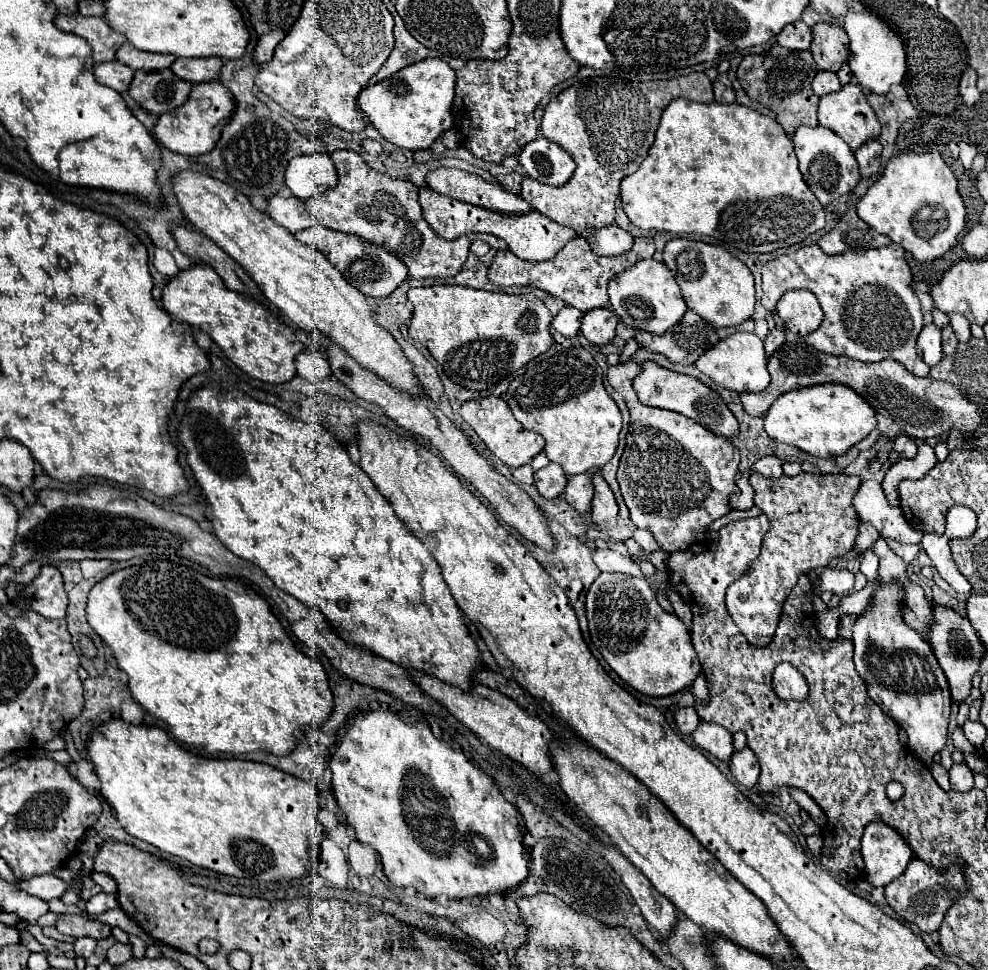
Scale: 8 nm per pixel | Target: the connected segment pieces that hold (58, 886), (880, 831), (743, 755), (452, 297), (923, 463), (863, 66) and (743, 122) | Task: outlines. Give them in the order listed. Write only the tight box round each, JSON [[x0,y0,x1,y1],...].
[[14,875,66,901],[862,821,912,887],[730,747,760,789],[408,285,552,391],[882,443,938,505],[844,9,906,95],[620,99,824,253]]

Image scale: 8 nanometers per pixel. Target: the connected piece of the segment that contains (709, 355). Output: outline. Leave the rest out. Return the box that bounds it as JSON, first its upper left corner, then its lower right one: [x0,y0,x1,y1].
[694,333,770,393]

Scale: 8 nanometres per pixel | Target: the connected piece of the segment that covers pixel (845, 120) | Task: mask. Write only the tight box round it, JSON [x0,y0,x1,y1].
[818,83,880,151]

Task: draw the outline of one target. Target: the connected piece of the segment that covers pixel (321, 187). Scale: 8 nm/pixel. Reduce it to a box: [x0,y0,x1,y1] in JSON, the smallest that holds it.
[286,153,338,201]

